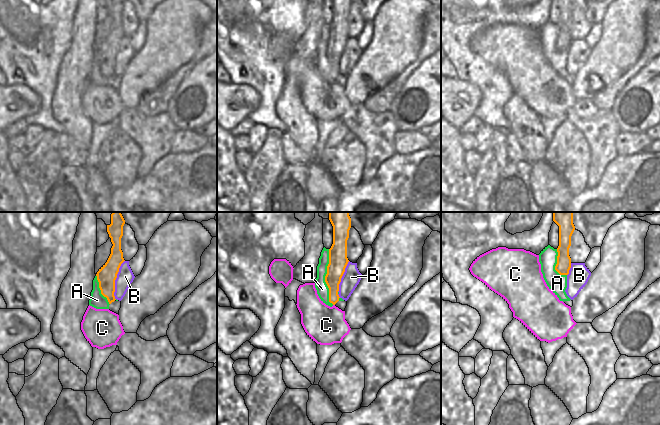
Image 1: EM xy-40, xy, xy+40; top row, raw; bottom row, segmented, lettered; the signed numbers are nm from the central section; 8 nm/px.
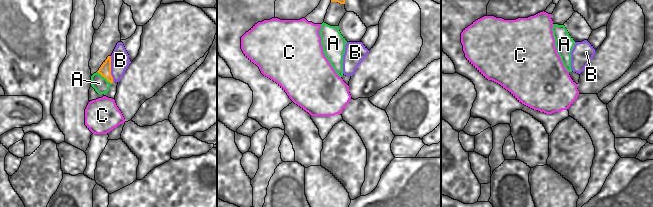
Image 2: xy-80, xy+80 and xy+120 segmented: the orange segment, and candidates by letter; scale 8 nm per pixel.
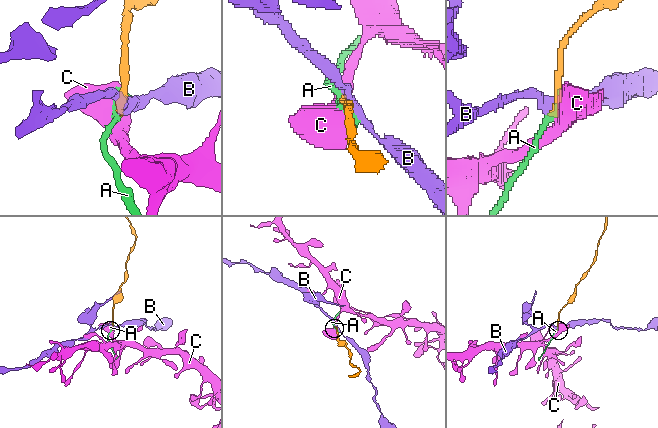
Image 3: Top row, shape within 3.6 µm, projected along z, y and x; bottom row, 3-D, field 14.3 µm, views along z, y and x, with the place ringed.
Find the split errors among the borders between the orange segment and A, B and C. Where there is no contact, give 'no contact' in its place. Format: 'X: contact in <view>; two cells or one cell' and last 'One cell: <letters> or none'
A: contact in xy; one cell
B: contact in xy-40; two cells
C: no contact; two cells
One cell: A

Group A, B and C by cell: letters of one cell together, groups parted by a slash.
A / B / C

